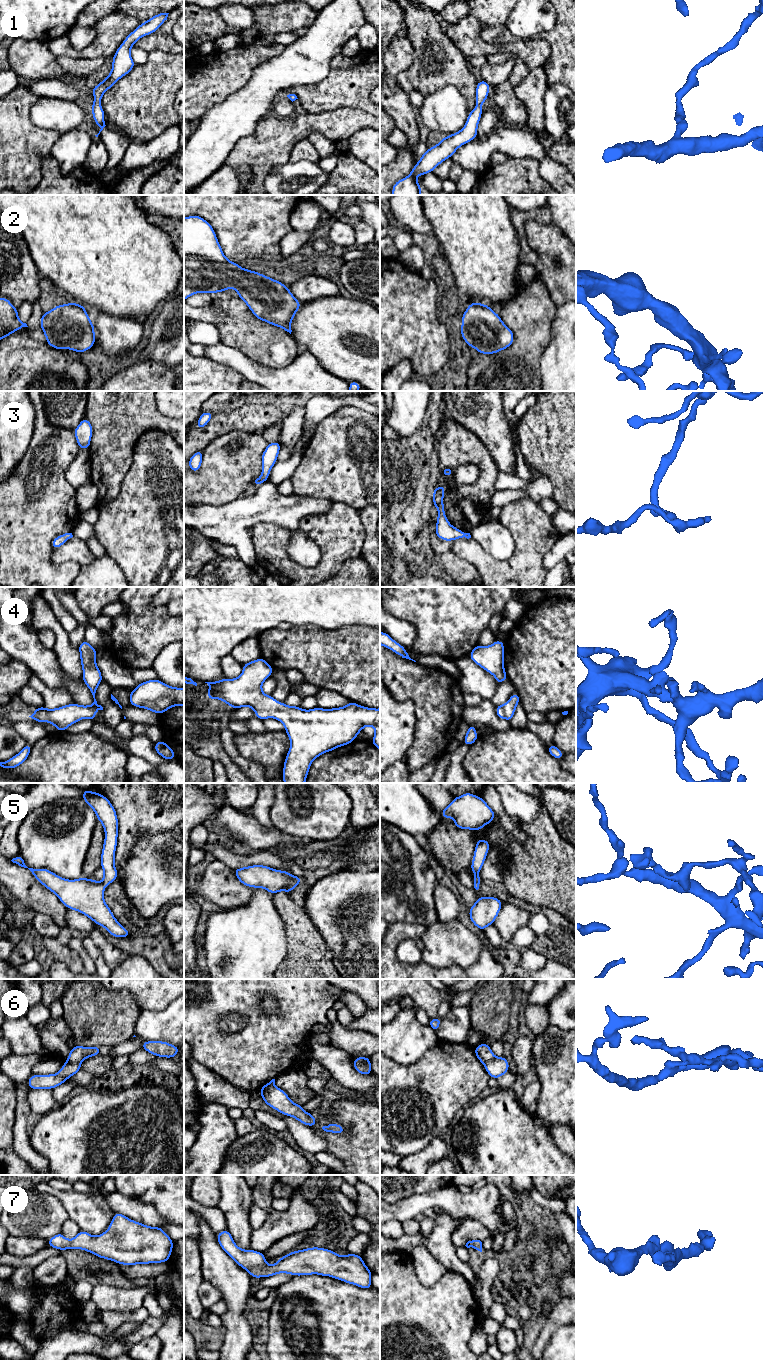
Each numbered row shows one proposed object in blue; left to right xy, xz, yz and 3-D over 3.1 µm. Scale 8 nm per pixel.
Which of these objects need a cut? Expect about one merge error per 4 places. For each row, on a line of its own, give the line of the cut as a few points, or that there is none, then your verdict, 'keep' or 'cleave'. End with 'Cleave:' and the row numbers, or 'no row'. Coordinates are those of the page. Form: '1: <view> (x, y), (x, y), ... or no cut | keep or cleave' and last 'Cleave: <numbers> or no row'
1: no cut | keep
2: no cut | keep
3: no cut | keep
4: no cut | keep
5: no cut | keep
6: xy (89, 1055), (78, 1061), (67, 1061) | cleave
7: no cut | keep
Cleave: 6

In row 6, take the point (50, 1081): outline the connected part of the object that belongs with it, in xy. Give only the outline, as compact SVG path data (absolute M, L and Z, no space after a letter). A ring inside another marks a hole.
M90 1056L82 1059L79 1062L66 1061L57 1074L48 1075L31 1075L27 1081L30 1089L54 1089L55 1087L66 1082L68 1078L74 1076L81 1070L81 1062L88 1059Z

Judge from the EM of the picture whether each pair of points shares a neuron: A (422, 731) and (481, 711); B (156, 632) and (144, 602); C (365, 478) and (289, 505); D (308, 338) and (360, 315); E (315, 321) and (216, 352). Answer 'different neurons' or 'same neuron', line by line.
A: different neurons
B: same neuron
C: different neurons
D: same neuron
E: different neurons

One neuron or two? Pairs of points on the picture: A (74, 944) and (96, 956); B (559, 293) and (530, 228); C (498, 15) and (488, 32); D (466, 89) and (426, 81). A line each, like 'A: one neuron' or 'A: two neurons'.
A: two neurons
B: one neuron
C: two neurons
D: one neuron

